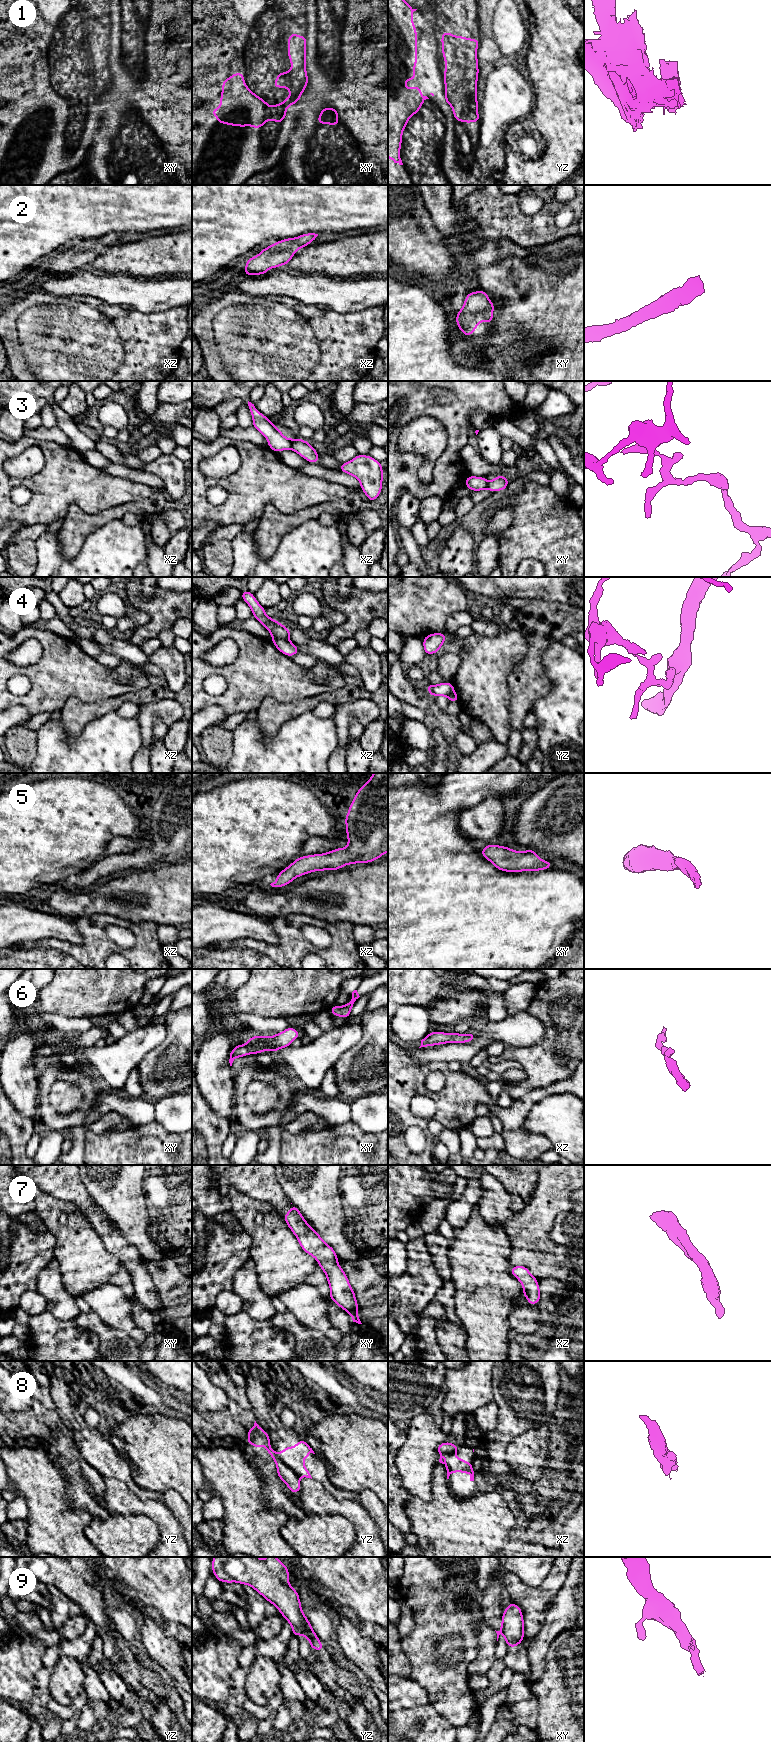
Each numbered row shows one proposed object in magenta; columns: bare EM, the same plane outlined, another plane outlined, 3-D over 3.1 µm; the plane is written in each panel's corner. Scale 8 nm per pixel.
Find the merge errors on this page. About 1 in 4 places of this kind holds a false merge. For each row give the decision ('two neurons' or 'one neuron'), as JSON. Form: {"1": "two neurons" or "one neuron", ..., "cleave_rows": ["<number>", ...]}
{"1": "two neurons", "2": "one neuron", "3": "two neurons", "4": "two neurons", "5": "one neuron", "6": "one neuron", "7": "one neuron", "8": "two neurons", "9": "two neurons", "cleave_rows": ["1", "3", "4", "8", "9"]}

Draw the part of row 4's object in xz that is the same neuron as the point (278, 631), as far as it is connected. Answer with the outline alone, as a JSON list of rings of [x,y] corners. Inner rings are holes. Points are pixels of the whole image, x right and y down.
[[[243,590],[241,598],[251,608],[253,617],[256,618],[271,634],[273,639],[288,639],[291,636],[290,630],[265,614],[265,608],[258,603],[253,593]]]

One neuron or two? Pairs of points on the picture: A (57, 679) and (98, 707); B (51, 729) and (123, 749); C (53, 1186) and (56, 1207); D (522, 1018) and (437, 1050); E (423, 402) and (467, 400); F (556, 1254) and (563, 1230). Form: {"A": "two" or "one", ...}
{"A": "two", "B": "one", "C": "two", "D": "one", "E": "one", "F": "two"}

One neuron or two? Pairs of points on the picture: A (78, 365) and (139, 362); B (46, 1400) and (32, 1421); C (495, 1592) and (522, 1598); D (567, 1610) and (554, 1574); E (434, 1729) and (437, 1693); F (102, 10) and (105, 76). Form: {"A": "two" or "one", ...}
{"A": "one", "B": "one", "C": "two", "D": "two", "E": "two", "F": "one"}

